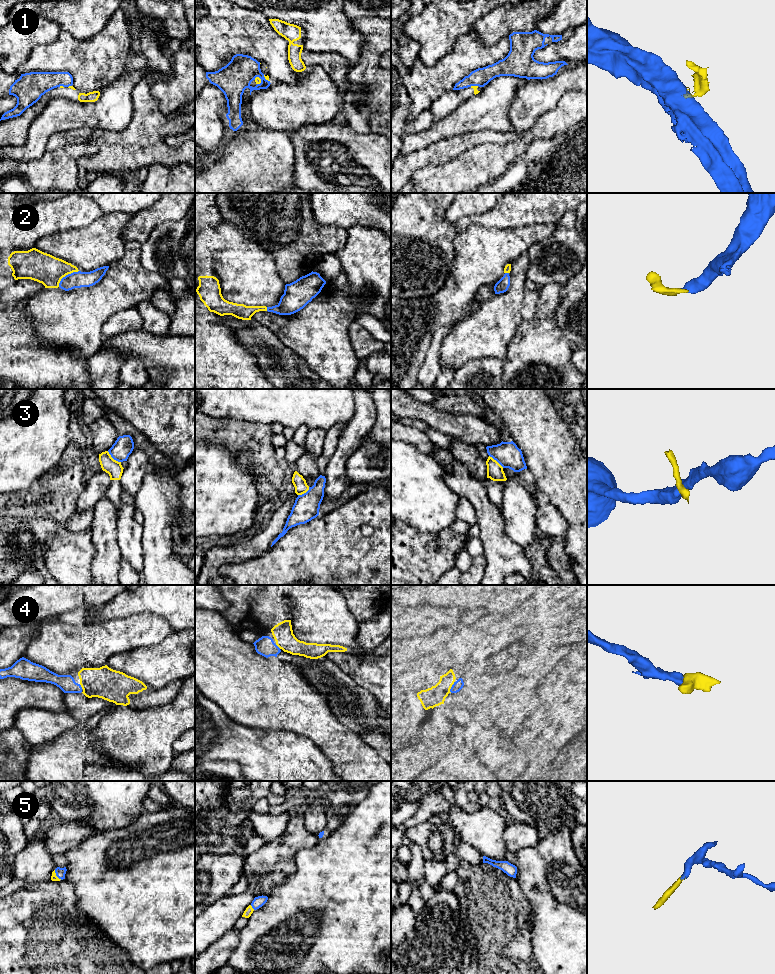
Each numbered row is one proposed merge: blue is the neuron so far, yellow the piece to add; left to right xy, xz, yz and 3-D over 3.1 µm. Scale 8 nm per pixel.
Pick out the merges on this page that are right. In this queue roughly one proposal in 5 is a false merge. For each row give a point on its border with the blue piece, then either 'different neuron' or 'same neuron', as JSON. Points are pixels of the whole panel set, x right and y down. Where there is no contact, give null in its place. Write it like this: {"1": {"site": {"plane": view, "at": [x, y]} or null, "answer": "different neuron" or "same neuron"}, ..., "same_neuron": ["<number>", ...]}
{"1": {"site": {"plane": "xz", "at": [261, 80]}, "answer": "different neuron"}, "2": {"site": {"plane": "xy", "at": [66, 275]}, "answer": "same neuron"}, "3": {"site": {"plane": "xy", "at": [113, 458]}, "answer": "different neuron"}, "4": {"site": {"plane": "yz", "at": [451, 687]}, "answer": "same neuron"}, "5": {"site": {"plane": "xz", "at": [252, 907]}, "answer": "same neuron"}, "same_neuron": ["2", "4", "5"]}

